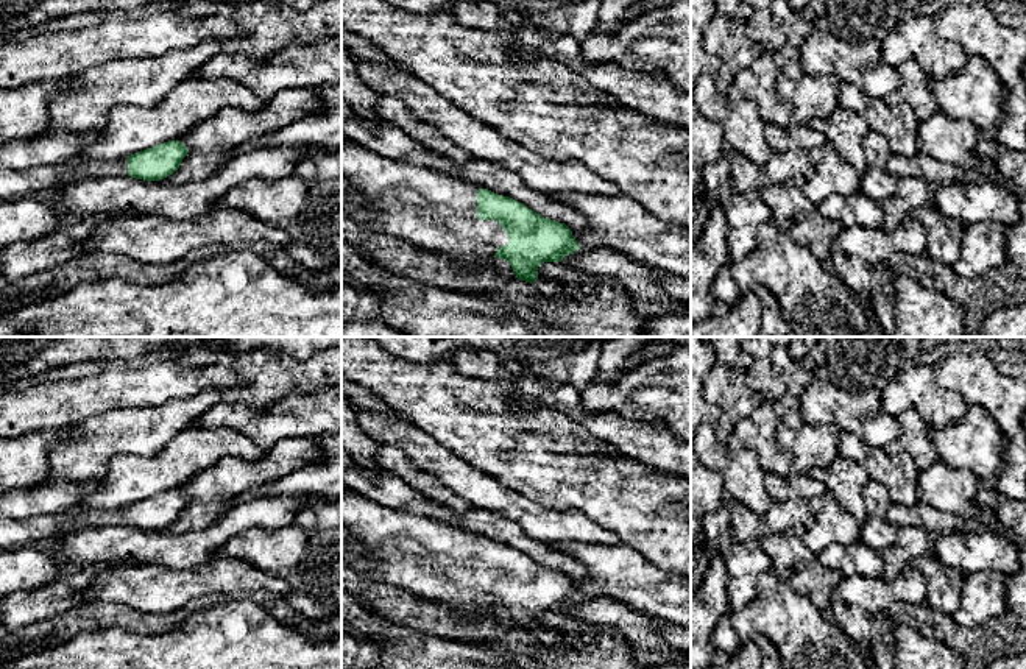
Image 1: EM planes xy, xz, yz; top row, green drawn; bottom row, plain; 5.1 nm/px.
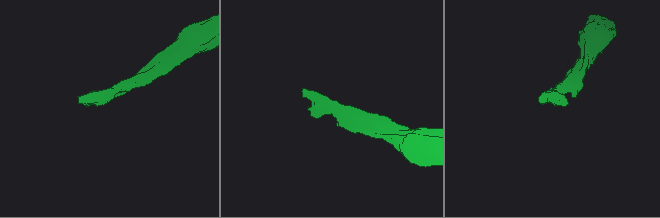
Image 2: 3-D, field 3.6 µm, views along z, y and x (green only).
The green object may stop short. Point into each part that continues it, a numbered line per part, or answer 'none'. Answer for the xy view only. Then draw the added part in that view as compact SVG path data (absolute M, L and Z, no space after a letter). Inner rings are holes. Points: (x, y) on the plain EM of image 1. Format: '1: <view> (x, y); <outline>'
1: xy (14, 534); M87 507L23 519L0 518L0 549L17 549L37 541L56 540L83 529L125 526L128 526L128 507Z

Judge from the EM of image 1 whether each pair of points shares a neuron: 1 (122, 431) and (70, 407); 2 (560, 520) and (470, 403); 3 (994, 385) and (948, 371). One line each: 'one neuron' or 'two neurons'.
1: two neurons
2: two neurons
3: one neuron

